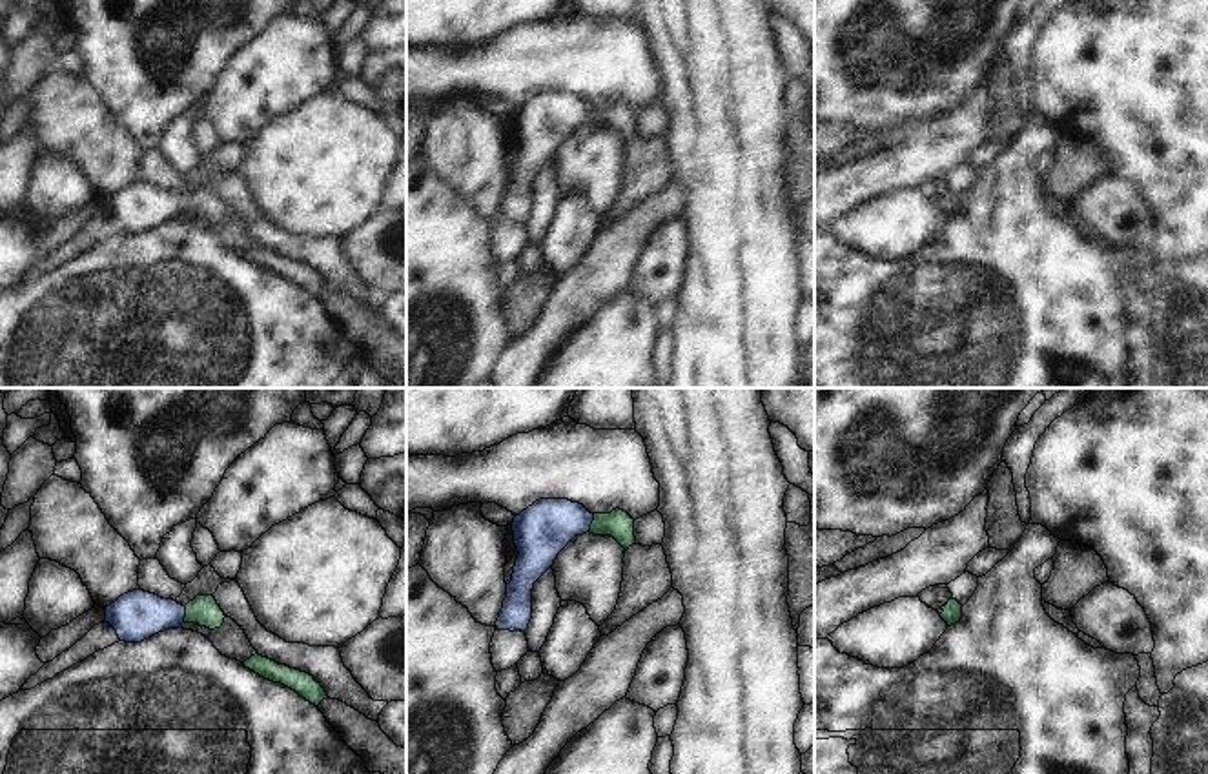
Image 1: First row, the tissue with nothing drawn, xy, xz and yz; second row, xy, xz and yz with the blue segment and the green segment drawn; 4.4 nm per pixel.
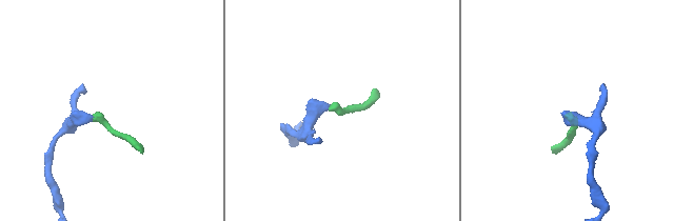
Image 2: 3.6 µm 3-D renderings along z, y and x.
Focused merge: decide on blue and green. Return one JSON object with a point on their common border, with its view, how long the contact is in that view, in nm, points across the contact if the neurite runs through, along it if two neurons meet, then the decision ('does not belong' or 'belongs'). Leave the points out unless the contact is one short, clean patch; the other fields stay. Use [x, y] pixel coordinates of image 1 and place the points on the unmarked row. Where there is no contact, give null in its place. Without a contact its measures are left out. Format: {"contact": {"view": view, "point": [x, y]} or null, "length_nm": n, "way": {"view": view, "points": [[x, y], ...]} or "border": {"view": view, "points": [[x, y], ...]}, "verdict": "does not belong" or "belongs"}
{"contact": {"view": "xz", "point": [591, 115]}, "length_nm": 80, "way": {"view": "xz", "points": [[542, 122], [552, 115], [591, 115], [620, 117]]}, "verdict": "belongs"}

